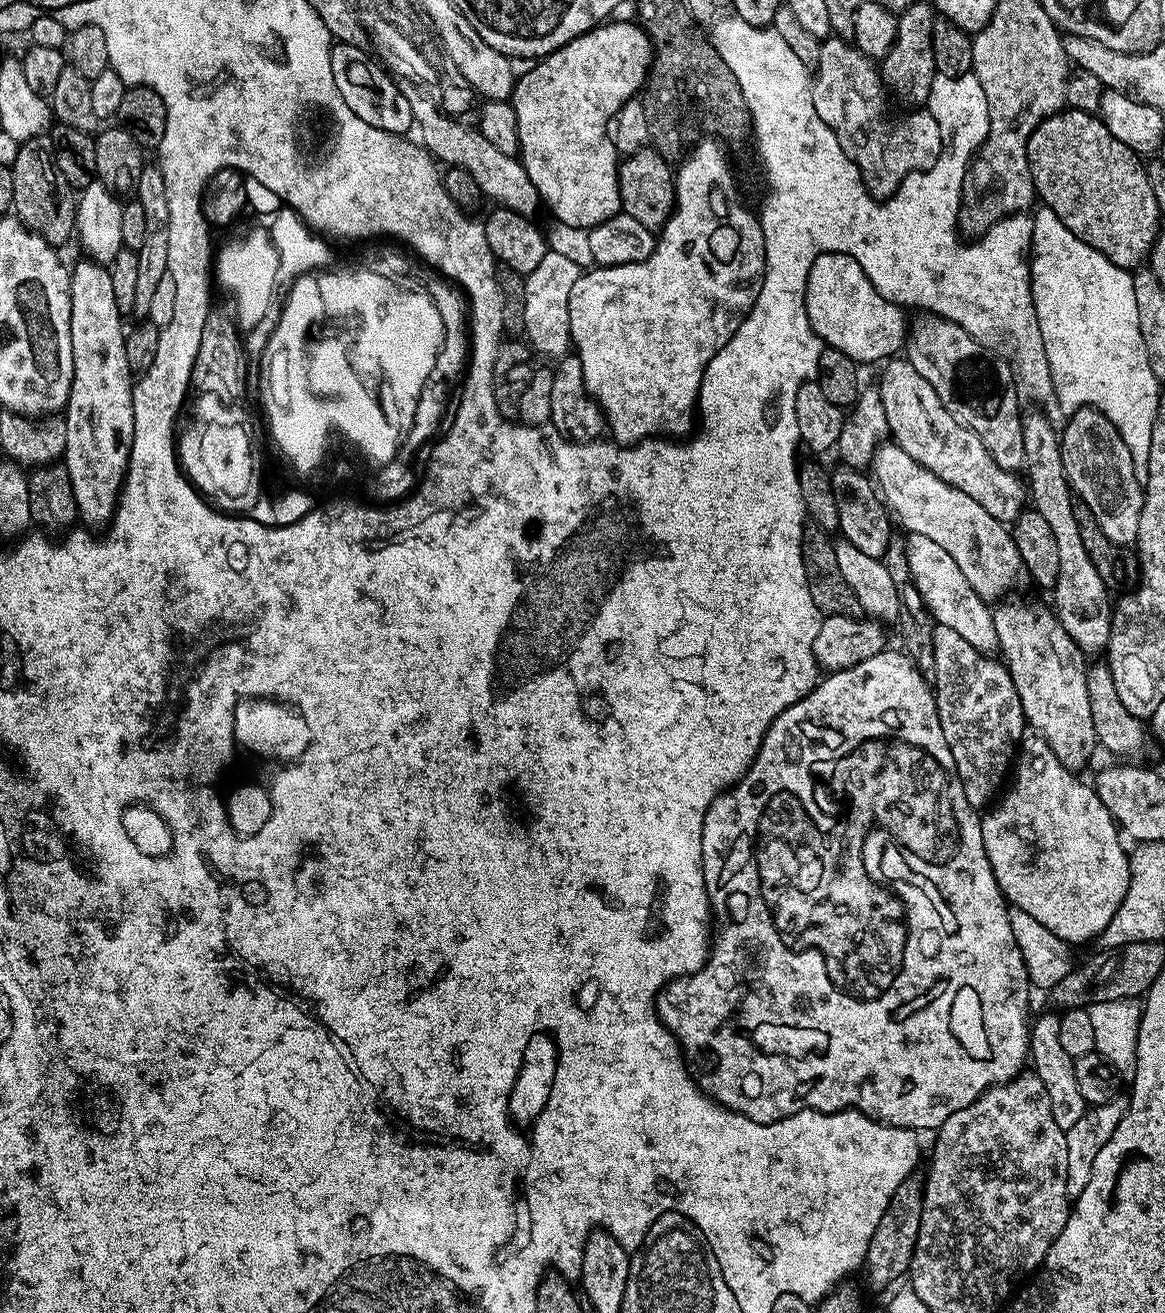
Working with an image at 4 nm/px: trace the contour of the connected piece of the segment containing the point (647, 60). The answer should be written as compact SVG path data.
M631 19L615 20L601 23L591 32L583 32L558 50L537 59L529 72L521 71L517 75L512 88L510 103L518 118L520 139L518 159L546 208L548 204L557 216L555 219L566 226L590 229L621 211L618 153L608 137L608 123L626 101L643 89L652 69L652 43L639 23Z

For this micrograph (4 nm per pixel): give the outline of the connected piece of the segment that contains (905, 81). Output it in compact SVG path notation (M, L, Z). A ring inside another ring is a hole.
M913 2L899 13L896 21L894 46L882 57L878 71L884 77L884 86L893 97L896 96L908 106L927 105L932 92L932 83L937 70L934 66L934 22L938 19L931 3Z

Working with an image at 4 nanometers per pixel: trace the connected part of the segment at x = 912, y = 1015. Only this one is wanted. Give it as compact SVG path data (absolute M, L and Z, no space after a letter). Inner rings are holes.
M885 650L885 651L882 651L882 652L879 652L879 653L878 653L878 654L874 654L874 658L866 658L866 660L865 660L865 661L864 661L864 662L858 662L858 663L857 663L857 664L855 664L855 665L854 665L854 666L850 666L850 667L849 667L849 668L847 668L847 669L846 669L846 670L842 670L842 671L841 671L841 672L830 672L830 673L827 673L827 675L825 675L825 676L824 676L824 677L823 677L823 679L821 679L821 680L820 680L820 681L819 681L819 683L817 683L817 685L816 685L816 687L815 687L815 688L813 688L813 689L812 689L812 691L810 691L810 692L808 692L808 693L806 693L806 695L805 695L805 696L803 696L803 698L801 698L801 700L800 700L800 701L799 701L799 702L798 702L798 703L797 703L797 704L795 704L795 705L794 705L794 706L790 706L790 707L789 707L789 708L787 708L787 709L786 709L786 710L785 710L785 711L784 711L784 712L783 712L783 714L782 714L782 715L780 715L780 717L779 717L779 718L778 718L778 719L777 719L777 720L775 720L775 722L774 722L774 723L773 723L773 724L772 724L772 725L770 725L770 727L768 727L768 732L767 732L767 733L766 733L766 734L765 734L765 736L764 736L764 741L763 741L763 742L762 742L762 746L761 746L761 747L760 747L760 749L759 749L759 750L758 750L758 754L757 754L757 755L756 755L756 757L755 757L755 758L754 758L754 762L753 762L753 763L752 763L752 766L751 766L751 768L749 768L749 770L748 770L748 772L747 772L747 773L746 773L746 775L744 775L744 776L743 776L743 778L741 778L741 779L740 779L740 780L739 780L739 781L738 781L738 782L737 782L737 783L736 783L736 784L733 784L733 785L732 785L732 787L731 787L731 788L729 788L729 789L728 789L728 791L726 791L726 792L721 792L721 793L720 793L720 796L719 796L719 797L718 797L718 798L717 798L717 799L716 799L716 800L715 800L715 801L714 801L714 803L713 803L713 804L712 804L712 805L711 805L711 806L710 806L710 810L706 810L706 814L705 814L705 815L704 815L704 825L703 825L703 826L702 826L702 866L703 866L703 867L704 867L704 881L705 881L705 882L706 882L706 890L707 890L707 891L708 891L708 902L709 902L709 904L710 904L710 906L711 906L711 907L712 907L712 914L713 914L713 917L714 917L714 928L715 928L715 932L714 932L714 943L713 943L713 944L712 944L712 945L711 945L711 948L710 948L710 951L709 951L709 953L708 953L708 960L707 960L707 962L705 962L705 963L704 963L704 965L702 965L702 966L701 966L701 968L700 968L700 969L698 969L698 970L697 970L697 971L696 971L696 972L692 972L692 973L690 973L690 975L689 975L689 976L678 976L678 977L676 977L676 979L674 979L674 980L672 980L672 981L671 981L671 982L669 982L669 984L666 984L666 985L665 985L665 986L664 986L664 989L663 989L663 990L661 990L661 991L660 991L660 994L659 994L659 996L657 996L657 997L656 997L656 1011L657 1011L657 1013L658 1013L658 1015L659 1015L659 1017L660 1017L660 1023L661 1023L661 1024L664 1024L664 1025L665 1025L665 1026L667 1026L667 1028L669 1028L669 1030L670 1030L670 1031L672 1031L672 1035L673 1035L673 1036L675 1036L675 1037L676 1037L676 1040L677 1040L677 1041L678 1041L678 1042L679 1042L679 1044L680 1044L680 1046L681 1046L681 1049L682 1049L682 1051L683 1051L683 1054L684 1054L684 1059L685 1059L685 1061L686 1061L686 1063L687 1063L687 1065L688 1065L688 1070L689 1070L689 1072L691 1072L691 1074L692 1074L692 1078L693 1078L693 1081L694 1081L694 1082L695 1082L695 1083L696 1083L696 1084L697 1084L697 1085L698 1085L698 1087L700 1087L700 1089L701 1089L701 1090L702 1090L702 1091L703 1091L703 1092L706 1092L706 1093L708 1093L708 1095L709 1095L709 1096L711 1096L711 1097L712 1097L712 1099L713 1099L713 1100L715 1100L715 1101L716 1101L716 1103L718 1103L718 1104L721 1104L721 1105L722 1105L722 1107L723 1107L723 1108L729 1108L729 1110L731 1110L731 1112L737 1112L737 1113L738 1113L738 1114L742 1114L742 1115L743 1115L743 1116L745 1116L745 1117L746 1117L746 1118L750 1118L750 1119L751 1119L751 1120L753 1120L753 1121L754 1121L754 1122L758 1122L758 1123L759 1123L759 1124L772 1124L772 1123L774 1123L774 1121L776 1121L776 1120L781 1120L781 1119L782 1119L782 1118L786 1118L786 1117L787 1117L787 1116L789 1116L789 1115L790 1115L790 1114L798 1114L798 1113L799 1113L799 1112L801 1112L801 1111L802 1111L802 1110L806 1110L806 1109L807 1109L807 1108L812 1108L812 1109L813 1109L813 1110L815 1110L815 1112L843 1112L843 1111L844 1111L844 1109L846 1109L846 1108L855 1108L855 1109L856 1109L856 1111L858 1111L858 1112L861 1112L861 1113L862 1113L862 1114L866 1114L866 1115L867 1115L867 1116L869 1116L869 1118L870 1118L870 1119L872 1119L872 1120L879 1120L879 1121L880 1121L880 1123L882 1123L882 1124L893 1124L893 1125L894 1125L894 1126L895 1126L895 1127L896 1127L896 1128L911 1128L911 1129L913 1129L913 1130L921 1130L921 1129L920 1129L920 1128L932 1128L932 1129L931 1129L931 1130L936 1130L936 1129L939 1129L939 1127L940 1127L940 1125L942 1125L942 1124L944 1124L944 1123L945 1123L945 1122L946 1122L946 1118L950 1118L950 1114L954 1114L954 1113L955 1113L955 1112L957 1112L957 1111L958 1111L958 1110L962 1110L962 1109L963 1109L963 1108L965 1108L965 1107L966 1107L966 1106L970 1106L970 1102L974 1102L974 1101L975 1101L975 1100L977 1100L977 1099L978 1099L978 1097L980 1097L980 1096L981 1096L981 1094L982 1094L982 1093L983 1093L983 1092L985 1092L985 1090L987 1090L987 1088L992 1088L992 1087L994 1087L994 1086L995 1086L995 1085L996 1085L996 1084L1004 1084L1004 1083L1006 1083L1006 1082L1007 1082L1007 1081L1008 1081L1008 1080L1012 1080L1012 1079L1014 1079L1014 1078L1015 1078L1015 1077L1016 1077L1016 1076L1019 1076L1019 1075L1020 1075L1020 1073L1021 1073L1021 1072L1023 1072L1023 1071L1025 1071L1025 1068L1026 1068L1026 1061L1027 1061L1027 1060L1028 1060L1028 1059L1029 1059L1029 1056L1030 1056L1030 1053L1029 1053L1029 1050L1028 1050L1028 1038L1029 1038L1029 1035L1030 1035L1030 1015L1029 1015L1029 1016L1028 1016L1028 992L1029 992L1029 993L1030 993L1030 985L1029 985L1029 983L1028 983L1028 971L1027 971L1027 970L1026 970L1026 966L1025 966L1025 965L1024 965L1024 963L1023 963L1023 962L1022 962L1022 954L1021 954L1021 953L1020 953L1020 951L1019 951L1019 950L1018 950L1018 942L1014 942L1014 930L1010 930L1010 918L1009 918L1009 917L1008 917L1008 914L1009 914L1009 911L1010 911L1010 905L1009 905L1009 903L1008 903L1008 901L1007 901L1007 900L1005 900L1005 898L1004 898L1004 895L1003 895L1003 894L1002 894L1002 890L1001 890L1001 889L1000 889L1000 887L999 887L999 886L998 886L998 882L997 882L997 881L996 881L996 879L995 879L995 878L994 878L994 870L990 870L990 862L989 862L989 861L988 861L988 859L987 859L987 858L986 858L986 850L985 850L985 849L984 849L984 847L983 847L983 846L982 846L982 830L981 830L981 829L980 829L980 821L981 821L981 817L980 817L980 816L979 816L979 815L978 815L978 812L977 812L977 809L974 809L974 808L972 808L972 807L971 807L971 806L970 806L970 802L966 802L966 794L965 794L965 793L964 793L964 787L963 787L963 786L962 786L962 782L961 782L961 781L960 781L960 779L959 779L959 778L958 778L958 770L957 770L957 769L956 769L956 767L955 767L955 766L954 766L954 754L950 754L950 746L949 746L949 745L948 745L948 743L947 743L947 742L946 742L946 734L942 734L942 722L941 722L941 721L940 721L940 719L939 719L939 718L938 718L938 710L937 710L937 709L936 709L936 694L935 694L935 691L934 691L934 688L933 688L933 685L932 685L932 684L931 684L931 683L929 683L929 682L928 682L928 681L927 681L927 680L926 680L926 678L924 678L924 677L923 677L923 676L922 676L922 674L921 674L921 673L920 673L920 672L919 672L919 670L918 670L918 669L917 669L917 668L916 668L916 666L915 666L915 662L913 662L913 661L912 661L912 660L911 660L911 659L910 659L910 657L909 657L909 656L908 656L908 655L905 655L905 653L904 653L904 652L903 652L903 651L900 651L900 650L897 650L897 652L891 652L891 650Z

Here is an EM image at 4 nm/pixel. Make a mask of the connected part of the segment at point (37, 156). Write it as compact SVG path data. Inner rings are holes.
M51 135L35 136L23 141L10 167L14 178L14 215L48 244L61 246L68 239L73 239L77 197L66 178L62 178L62 170L58 170L56 148L52 145Z

